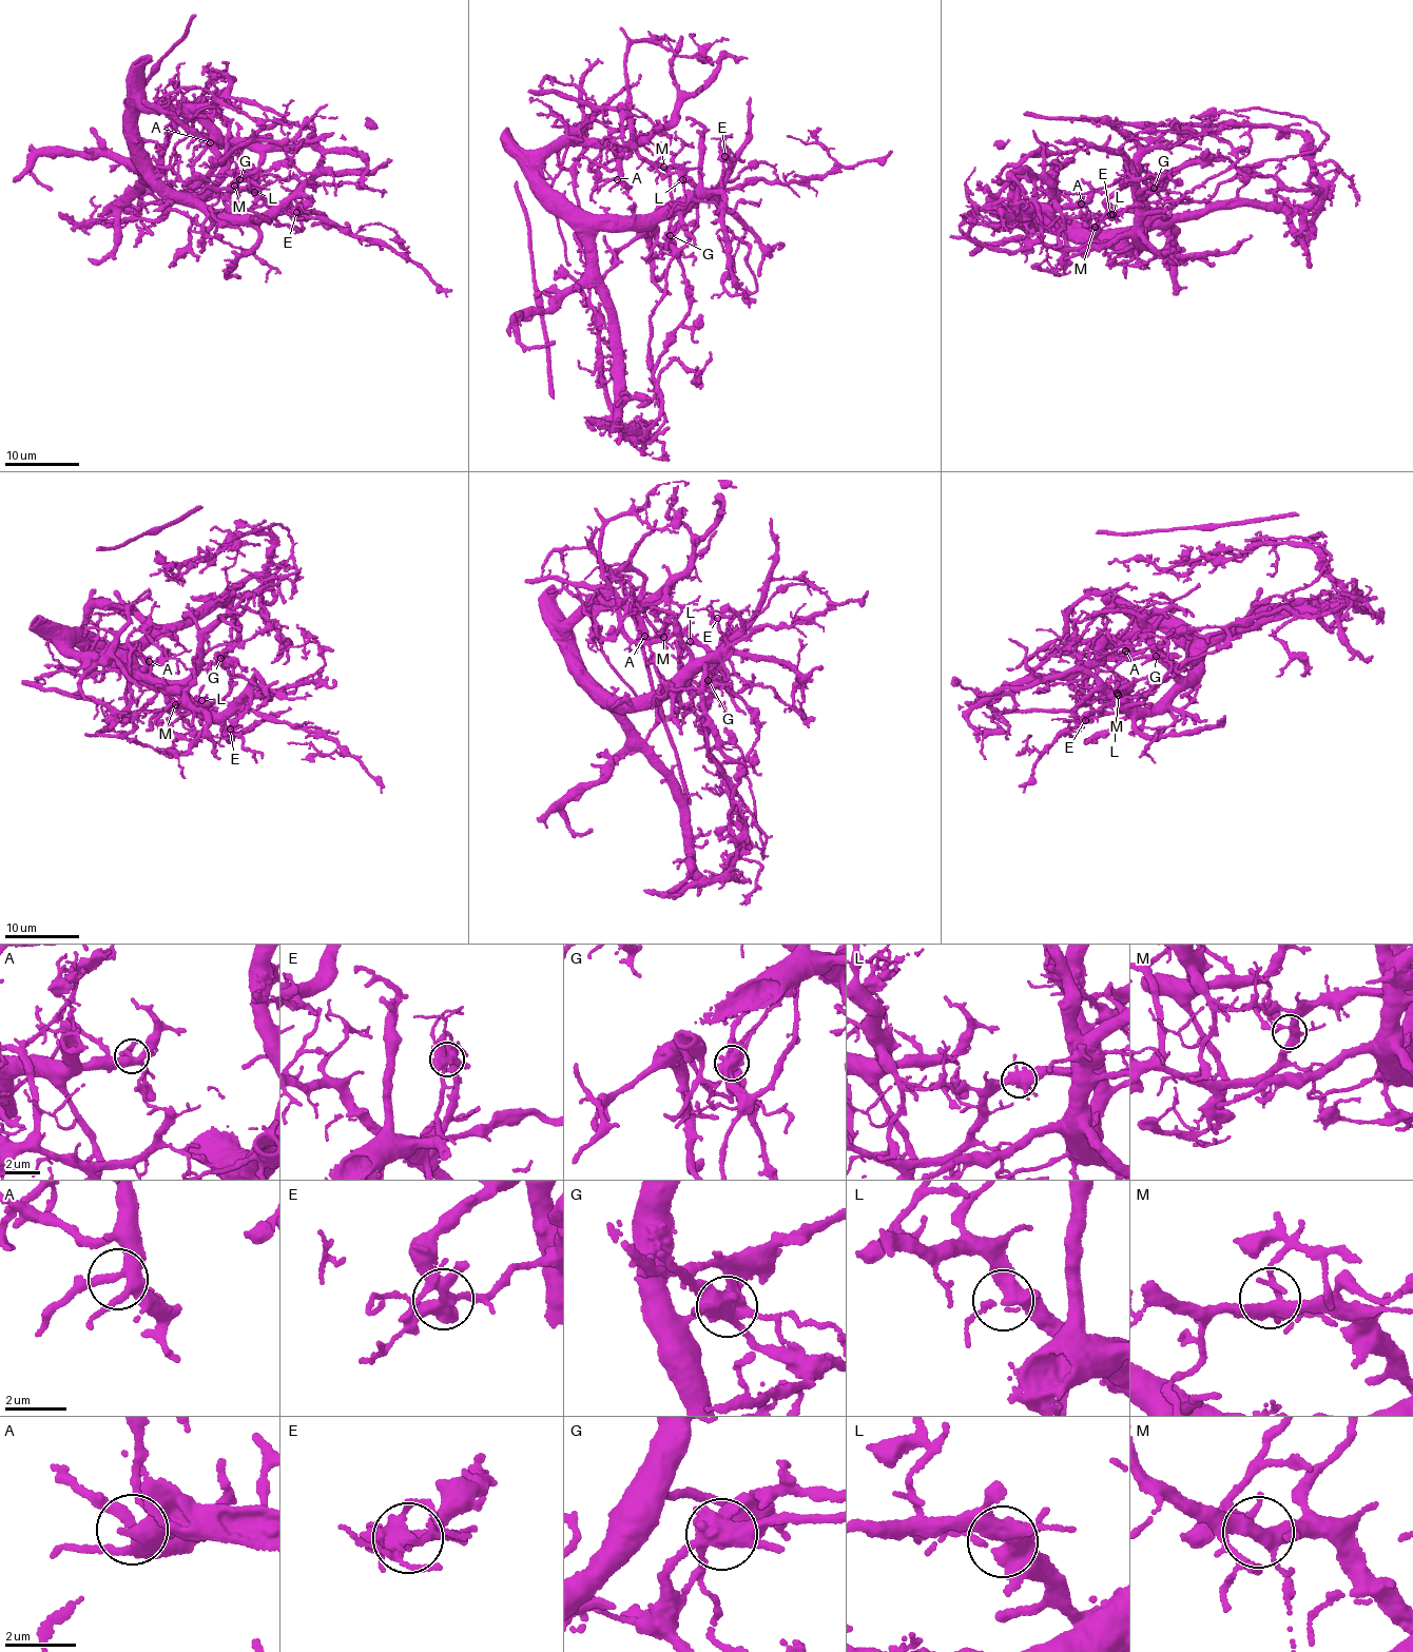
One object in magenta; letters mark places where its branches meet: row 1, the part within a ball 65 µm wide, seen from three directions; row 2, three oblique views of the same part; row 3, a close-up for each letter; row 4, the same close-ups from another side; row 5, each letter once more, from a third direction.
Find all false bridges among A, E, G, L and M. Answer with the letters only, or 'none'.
E, G

